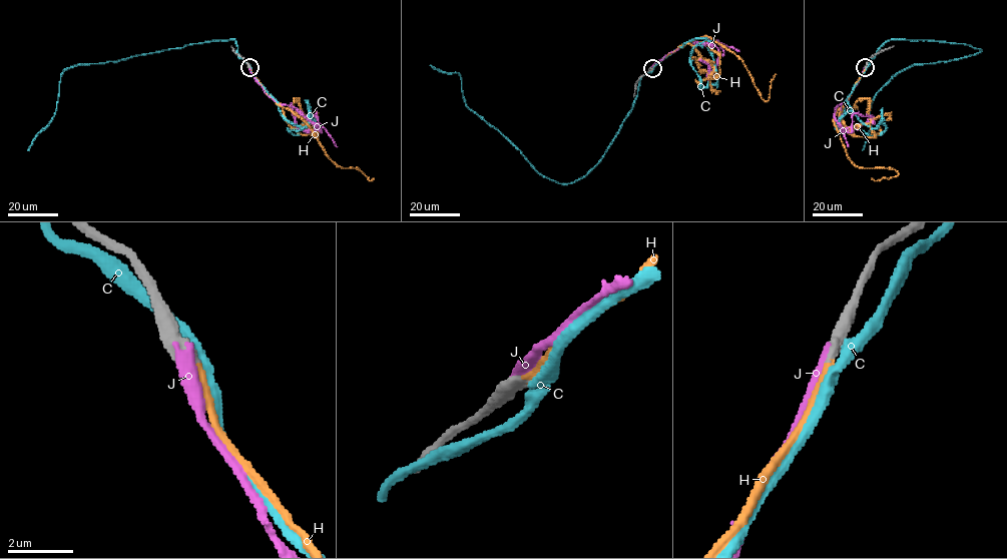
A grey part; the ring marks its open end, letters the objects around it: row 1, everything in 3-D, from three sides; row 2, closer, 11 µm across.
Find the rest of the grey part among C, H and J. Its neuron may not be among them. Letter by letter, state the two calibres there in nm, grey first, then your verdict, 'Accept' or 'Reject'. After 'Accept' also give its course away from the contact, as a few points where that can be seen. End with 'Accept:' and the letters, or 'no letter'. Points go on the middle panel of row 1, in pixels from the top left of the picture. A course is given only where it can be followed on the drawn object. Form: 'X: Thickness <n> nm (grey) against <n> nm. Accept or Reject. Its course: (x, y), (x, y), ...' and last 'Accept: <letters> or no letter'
C: Thickness 480 nm (grey) against 360 nm. Reject
H: Thickness 480 nm (grey) against 240 nm. Accept. Its course: (651, 68), (680, 45), (708, 36), (742, 60), (765, 100), (769, 98), (776, 73)
J: Thickness 550 nm (grey) against 360 nm. Reject
Accept: H

